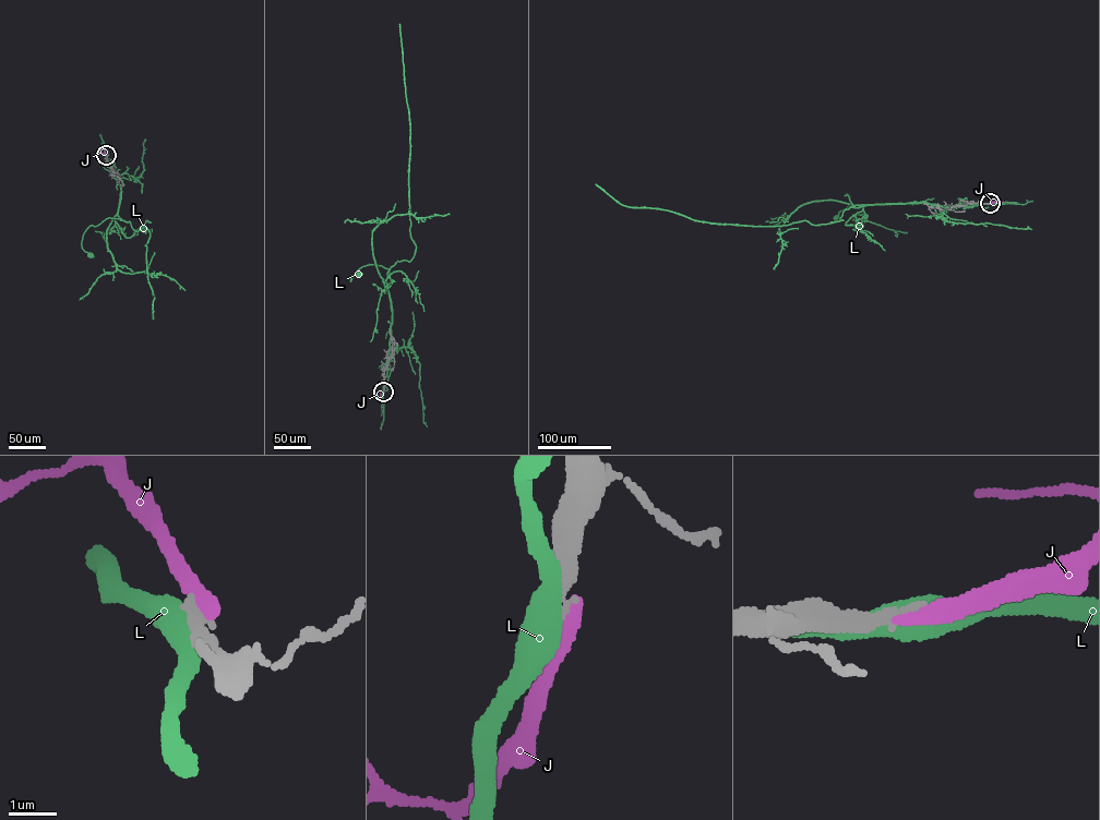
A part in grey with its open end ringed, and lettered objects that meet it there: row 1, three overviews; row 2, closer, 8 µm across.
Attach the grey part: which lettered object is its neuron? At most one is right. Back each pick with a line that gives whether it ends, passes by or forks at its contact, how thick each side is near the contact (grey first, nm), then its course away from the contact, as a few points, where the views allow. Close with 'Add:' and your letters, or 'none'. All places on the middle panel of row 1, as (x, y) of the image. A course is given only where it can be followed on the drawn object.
Add: none

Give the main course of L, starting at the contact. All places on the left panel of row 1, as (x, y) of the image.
L: (106, 155), (111, 172), (120, 185), (118, 213), (121, 218), (106, 218), (86, 229), (82, 246), (90, 254)

